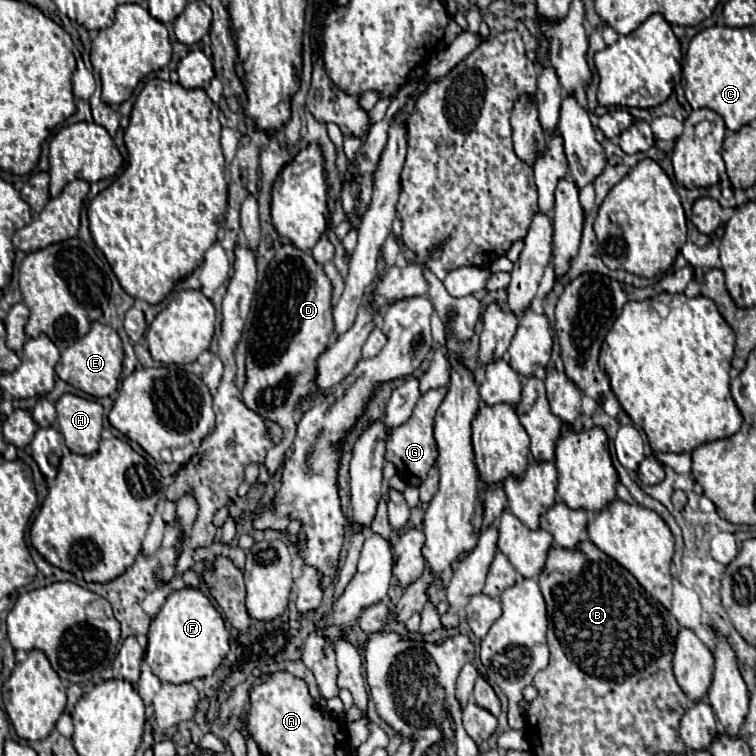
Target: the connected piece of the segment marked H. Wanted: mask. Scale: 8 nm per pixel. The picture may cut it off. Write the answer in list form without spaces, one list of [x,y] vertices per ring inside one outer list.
[[[71,393],[63,395],[55,407],[59,431],[65,437],[65,445],[73,453],[83,455],[97,451],[103,429],[103,407],[97,401]]]

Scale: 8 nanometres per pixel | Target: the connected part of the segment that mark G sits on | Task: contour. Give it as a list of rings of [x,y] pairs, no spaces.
[[[439,387],[439,389],[431,389],[425,395],[421,395],[421,399],[417,401],[411,417],[407,423],[403,423],[401,427],[397,427],[389,441],[387,441],[385,459],[395,465],[397,472],[407,483],[412,485],[420,485],[427,477],[429,469],[435,465],[435,457],[437,457],[437,447],[435,447],[435,439],[433,439],[433,419],[435,419],[435,411],[439,409],[439,405],[443,403],[447,393],[447,387]]]

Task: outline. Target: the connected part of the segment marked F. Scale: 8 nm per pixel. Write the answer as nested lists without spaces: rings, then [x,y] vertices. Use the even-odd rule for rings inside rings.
[[[193,587],[173,591],[167,597],[161,611],[151,619],[147,639],[145,661],[151,671],[167,683],[189,683],[213,675],[229,651],[229,631],[225,629],[221,613],[213,607],[207,595]]]

